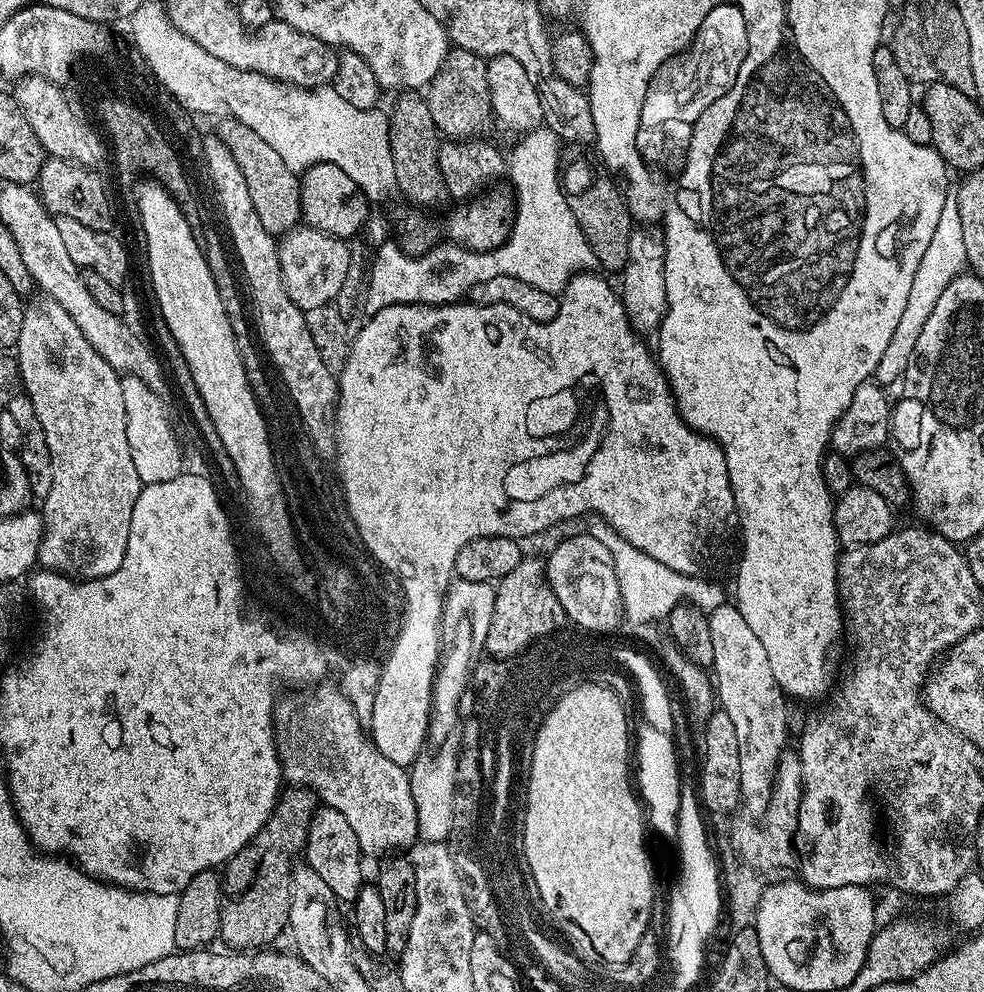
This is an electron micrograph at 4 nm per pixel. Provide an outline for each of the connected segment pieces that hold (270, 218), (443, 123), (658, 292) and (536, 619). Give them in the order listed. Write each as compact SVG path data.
M224 118L218 129L220 141L234 154L234 162L242 169L246 177L246 187L250 190L250 199L254 201L254 210L262 221L262 226L274 237L281 237L285 232L301 223L300 214L300 176L282 162L278 150L274 146L262 142L258 134L254 134L245 124L231 118Z
M453 47L444 60L444 65L428 85L426 99L437 129L445 137L457 142L483 137L483 132L494 123L488 60L478 54L470 54L470 50Z
M633 227L630 234L630 254L626 266L622 270L624 281L618 284L620 301L624 303L624 309L628 315L628 321L632 323L632 329L641 334L655 333L660 325L664 323L664 316L668 313L666 302L666 246L664 245L663 231L651 232L651 227Z
M522 558L518 566L506 578L498 581L494 588L496 597L494 598L494 610L492 611L492 621L488 627L488 633L482 638L482 646L494 652L500 653L500 656L516 652L517 648L524 647L532 636L540 636L540 632L548 632L548 628L556 628L556 620L560 620L560 615L564 613L558 598L552 593L552 589L546 583L546 564L543 559L528 560Z

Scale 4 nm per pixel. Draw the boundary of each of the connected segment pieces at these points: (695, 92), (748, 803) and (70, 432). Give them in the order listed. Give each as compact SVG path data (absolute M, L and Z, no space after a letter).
M734 2L714 6L702 26L698 26L698 34L694 34L688 49L671 57L648 88L636 139L645 158L683 161L692 141L692 125L702 118L706 106L714 106L714 102L734 86L747 53L748 31L742 10Z
M724 603L713 612L707 613L708 621L710 622L710 642L714 642L714 662L712 663L711 671L714 673L714 692L718 697L719 707L726 713L730 714L730 719L734 722L734 730L738 733L738 762L740 763L740 803L743 811L749 817L760 818L768 810L769 800L772 796L774 787L774 773L779 769L780 757L784 755L788 744L788 712L784 709L786 697L778 686L778 682L774 678L773 671L770 670L770 658L766 658L766 650L762 646L762 642L758 642L758 638L754 634L754 630L750 630L750 625L746 623L746 618L742 618L742 614L736 608L735 603Z
M39 298L33 304L29 303L24 309L22 318L22 330L18 334L14 345L18 380L24 383L24 392L28 395L30 411L36 416L36 420L42 426L42 434L46 438L46 446L50 450L50 462L54 470L54 482L50 482L50 494L42 501L42 519L44 521L44 538L40 543L38 564L41 569L49 572L57 572L59 576L68 576L71 580L101 580L107 575L112 575L118 566L122 566L122 558L126 558L126 542L130 542L130 516L134 514L134 502L138 502L138 494L141 490L141 482L138 478L138 470L134 470L134 458L130 458L130 442L126 442L126 406L122 406L121 377L111 366L86 342L86 334L78 330L74 318L62 310L49 298Z

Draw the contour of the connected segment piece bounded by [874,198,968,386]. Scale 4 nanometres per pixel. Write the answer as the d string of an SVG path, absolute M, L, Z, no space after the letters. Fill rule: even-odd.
M950 198L946 206L942 206L942 214L938 218L938 227L930 238L930 246L926 246L926 254L922 254L922 262L918 262L918 270L914 270L914 283L910 286L910 298L906 298L906 310L902 310L902 318L894 329L894 338L886 345L886 351L876 367L875 383L889 386L901 379L910 366L914 346L918 346L918 334L922 334L922 326L926 326L930 313L933 312L942 290L950 286L955 276L965 271L968 259L966 245L962 239L962 221L958 215L958 202Z

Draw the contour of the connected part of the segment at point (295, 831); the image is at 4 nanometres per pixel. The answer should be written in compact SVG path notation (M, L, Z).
M288 786L281 791L280 798L276 802L276 808L270 814L270 818L254 834L252 843L238 850L234 858L223 865L224 884L222 883L222 895L224 901L220 907L220 934L219 939L225 940L227 947L232 950L260 950L271 940L280 936L280 931L288 928L288 915L290 914L290 886L292 885L292 870L298 857L304 851L304 844L310 834L310 824L318 807L318 797L309 788L297 788Z

